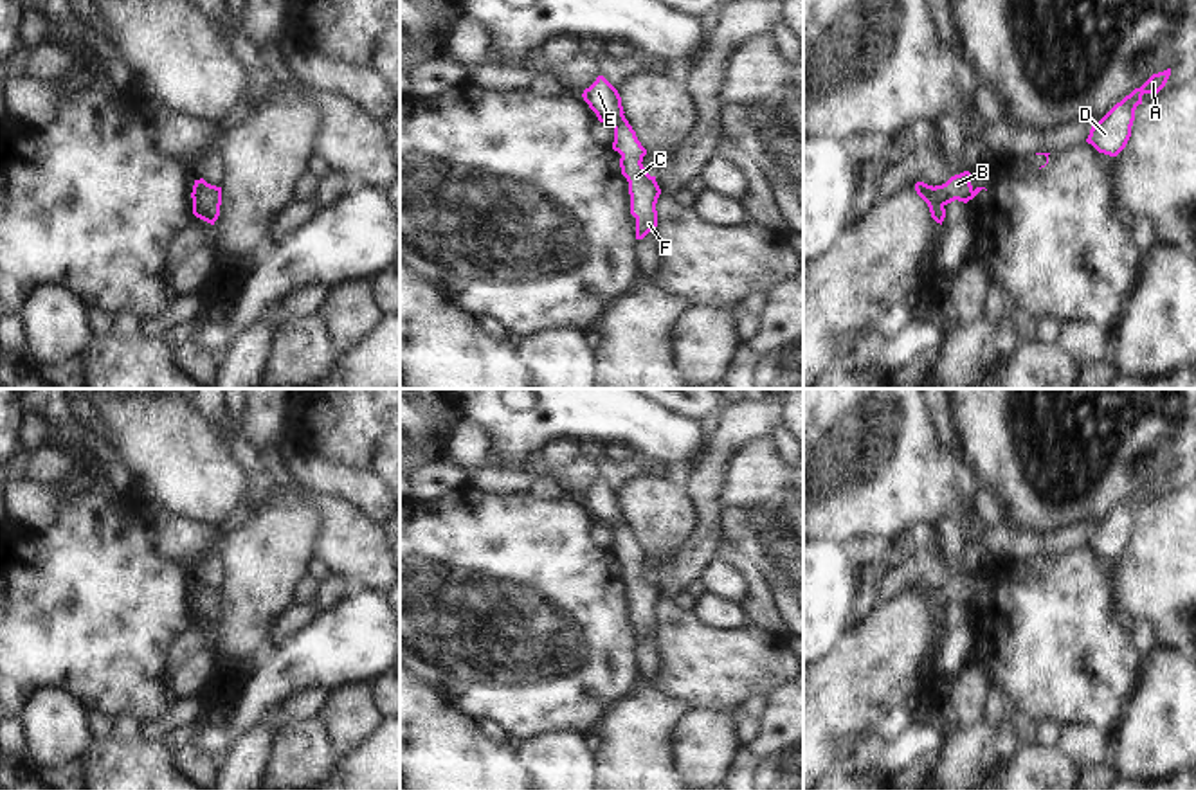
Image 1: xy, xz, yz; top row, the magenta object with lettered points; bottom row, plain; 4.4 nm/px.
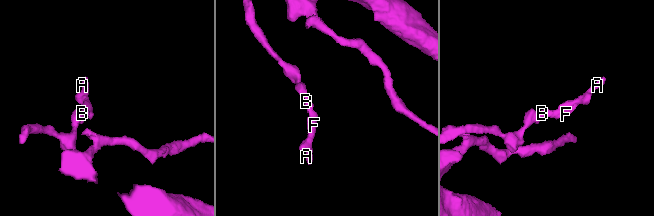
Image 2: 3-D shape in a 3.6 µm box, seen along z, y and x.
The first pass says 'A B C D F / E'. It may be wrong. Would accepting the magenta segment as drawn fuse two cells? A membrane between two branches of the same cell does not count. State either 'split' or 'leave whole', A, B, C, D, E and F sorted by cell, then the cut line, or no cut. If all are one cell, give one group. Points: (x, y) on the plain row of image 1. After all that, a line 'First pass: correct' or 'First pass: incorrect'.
leave whole; A B C D E F; no cut
First pass: incorrect

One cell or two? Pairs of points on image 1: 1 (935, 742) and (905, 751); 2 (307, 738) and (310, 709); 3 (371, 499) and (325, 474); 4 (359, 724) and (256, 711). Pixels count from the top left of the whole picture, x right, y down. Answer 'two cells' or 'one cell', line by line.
1: one cell
2: two cells
3: one cell
4: two cells

